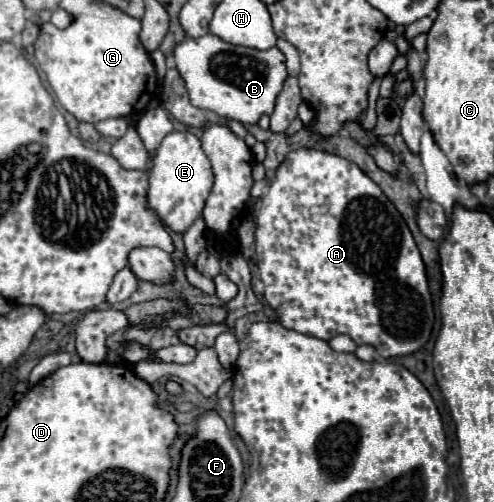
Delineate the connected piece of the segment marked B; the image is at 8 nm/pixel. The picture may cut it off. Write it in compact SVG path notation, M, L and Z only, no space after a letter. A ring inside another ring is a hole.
M213 34L185 38L175 48L175 62L179 74L185 80L193 106L211 110L227 120L237 120L241 124L257 124L263 114L271 116L283 82L287 80L285 56L279 48L255 50L233 46Z

